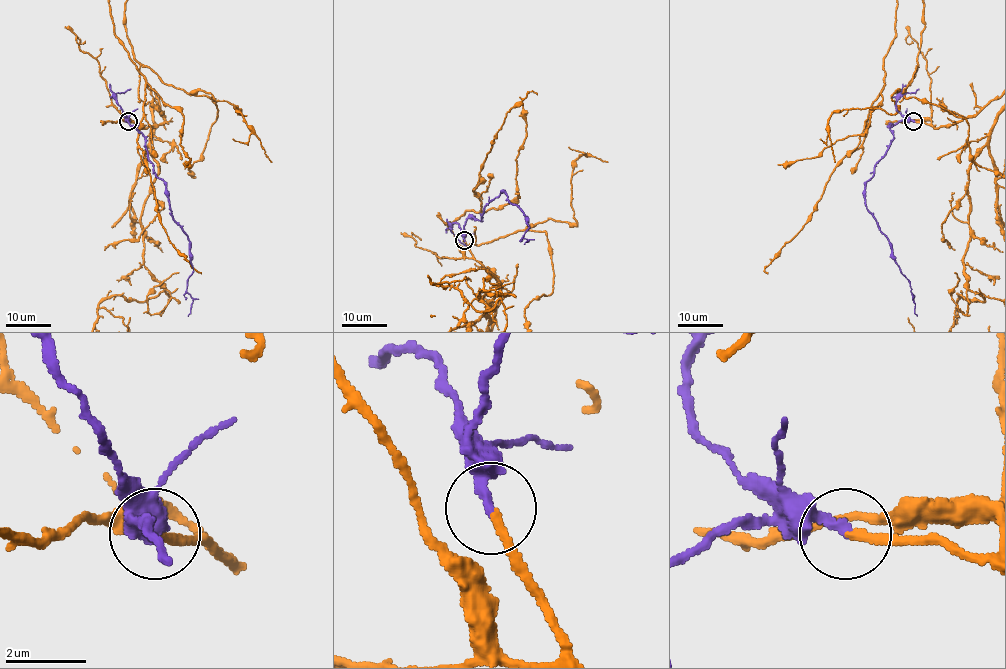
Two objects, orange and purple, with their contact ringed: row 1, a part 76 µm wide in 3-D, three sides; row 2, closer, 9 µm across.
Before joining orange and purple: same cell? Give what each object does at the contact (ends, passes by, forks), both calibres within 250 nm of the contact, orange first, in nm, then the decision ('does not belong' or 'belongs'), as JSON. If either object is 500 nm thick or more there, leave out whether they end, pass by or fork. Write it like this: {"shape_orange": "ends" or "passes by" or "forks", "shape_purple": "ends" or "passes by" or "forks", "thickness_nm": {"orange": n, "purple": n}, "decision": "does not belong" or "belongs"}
{"shape_orange": "ends", "shape_purple": "ends", "thickness_nm": {"orange": 220, "purple": 240}, "decision": "belongs"}

